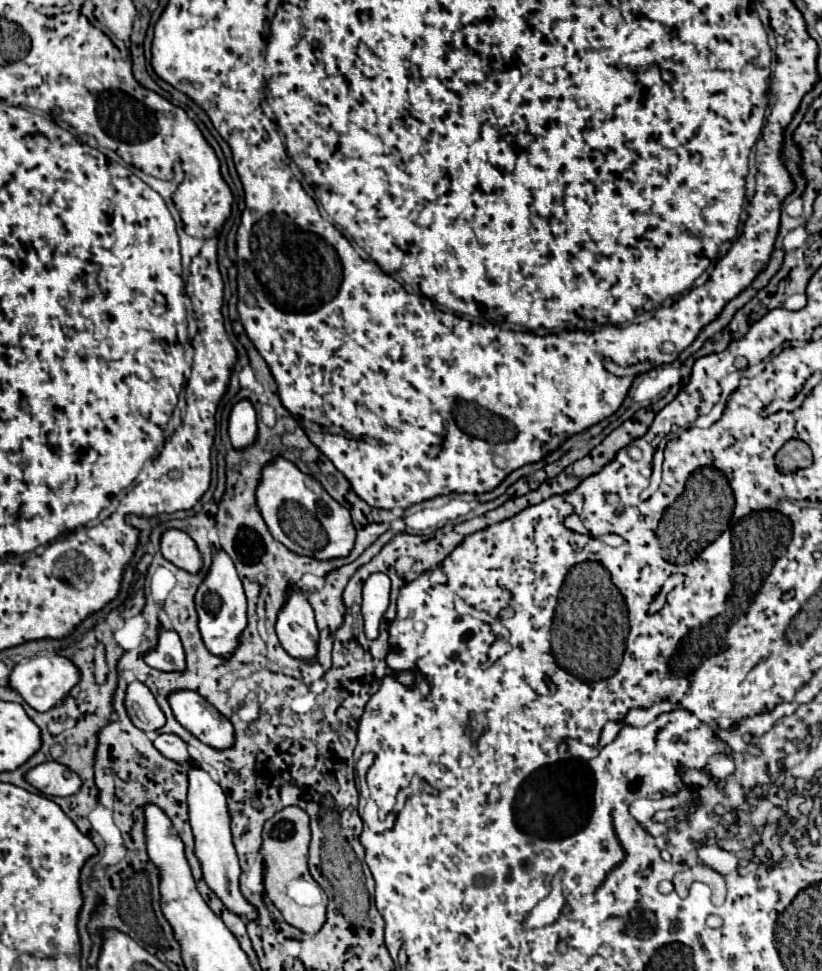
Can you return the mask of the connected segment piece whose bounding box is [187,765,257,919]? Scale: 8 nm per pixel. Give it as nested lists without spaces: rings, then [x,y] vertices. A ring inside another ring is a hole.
[[[191,765],[187,769],[187,779],[189,779],[189,795],[187,795],[189,823],[191,823],[191,829],[195,835],[195,855],[201,863],[203,877],[205,877],[207,885],[215,891],[215,895],[225,903],[227,909],[231,909],[239,917],[257,919],[255,907],[249,905],[247,899],[239,891],[241,867],[239,867],[239,861],[237,861],[237,855],[235,855],[235,849],[231,843],[231,829],[229,829],[231,815],[229,815],[225,793],[223,793],[221,785],[217,781],[213,781],[211,775],[199,765]]]

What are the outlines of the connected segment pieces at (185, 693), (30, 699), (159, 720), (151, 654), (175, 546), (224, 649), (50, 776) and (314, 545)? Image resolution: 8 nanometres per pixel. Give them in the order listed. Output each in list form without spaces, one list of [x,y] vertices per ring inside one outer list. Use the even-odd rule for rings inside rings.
[[[189,689],[173,691],[169,693],[167,701],[171,705],[175,719],[197,739],[201,739],[203,743],[215,749],[231,747],[231,739],[233,739],[231,723],[199,693]]]
[[[49,655],[49,657],[35,657],[27,663],[17,663],[13,667],[13,673],[9,677],[9,687],[15,689],[27,705],[31,705],[35,711],[49,711],[51,707],[59,705],[67,691],[79,681],[79,673],[75,671],[75,665],[61,655]]]
[[[133,681],[127,685],[125,707],[127,707],[127,715],[133,721],[133,725],[143,731],[155,731],[163,727],[165,723],[165,715],[161,713],[155,697],[139,681]]]
[[[159,629],[157,645],[145,653],[145,663],[161,671],[183,669],[183,645],[173,629]]]
[[[167,529],[159,539],[161,555],[179,569],[197,573],[201,569],[201,553],[197,551],[193,539],[179,529]]]
[[[215,549],[213,563],[211,563],[205,579],[197,587],[195,609],[197,609],[199,631],[201,631],[205,647],[213,655],[219,655],[219,657],[231,655],[231,651],[239,643],[239,633],[247,625],[247,601],[245,601],[245,593],[243,593],[237,569],[235,569],[231,557],[223,549]]]
[[[55,761],[35,765],[25,773],[25,781],[43,795],[59,795],[59,797],[73,795],[81,787],[81,779],[71,769]]]
[[[275,457],[263,467],[255,497],[269,533],[287,549],[315,559],[345,557],[353,549],[355,533],[349,511],[331,499],[331,495],[319,487],[319,481],[301,473],[295,463],[287,461],[285,457]]]

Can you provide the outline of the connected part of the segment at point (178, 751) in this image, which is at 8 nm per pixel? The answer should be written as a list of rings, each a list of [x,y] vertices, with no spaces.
[[[159,733],[157,739],[153,741],[153,745],[169,759],[177,761],[177,763],[187,763],[189,753],[187,753],[187,745],[173,733]]]

